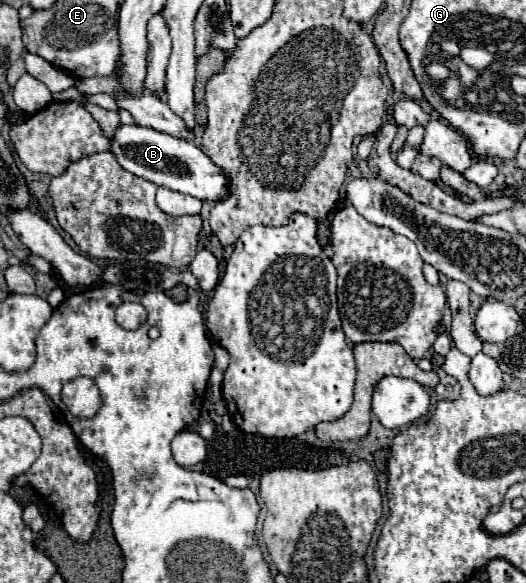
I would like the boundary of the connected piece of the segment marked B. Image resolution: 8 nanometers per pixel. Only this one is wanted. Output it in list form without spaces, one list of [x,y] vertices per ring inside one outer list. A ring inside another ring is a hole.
[[[121,126],[111,142],[111,152],[117,154],[121,166],[125,166],[131,174],[151,180],[157,186],[167,186],[175,192],[189,194],[197,200],[221,202],[229,198],[229,176],[193,142],[185,142],[183,138],[173,138],[143,126]]]

